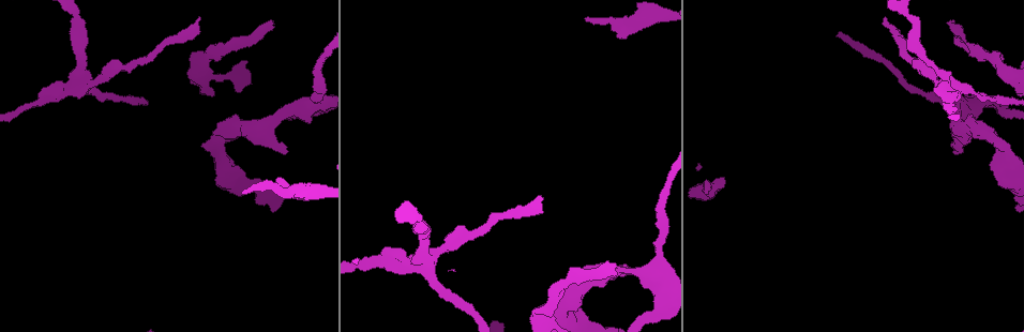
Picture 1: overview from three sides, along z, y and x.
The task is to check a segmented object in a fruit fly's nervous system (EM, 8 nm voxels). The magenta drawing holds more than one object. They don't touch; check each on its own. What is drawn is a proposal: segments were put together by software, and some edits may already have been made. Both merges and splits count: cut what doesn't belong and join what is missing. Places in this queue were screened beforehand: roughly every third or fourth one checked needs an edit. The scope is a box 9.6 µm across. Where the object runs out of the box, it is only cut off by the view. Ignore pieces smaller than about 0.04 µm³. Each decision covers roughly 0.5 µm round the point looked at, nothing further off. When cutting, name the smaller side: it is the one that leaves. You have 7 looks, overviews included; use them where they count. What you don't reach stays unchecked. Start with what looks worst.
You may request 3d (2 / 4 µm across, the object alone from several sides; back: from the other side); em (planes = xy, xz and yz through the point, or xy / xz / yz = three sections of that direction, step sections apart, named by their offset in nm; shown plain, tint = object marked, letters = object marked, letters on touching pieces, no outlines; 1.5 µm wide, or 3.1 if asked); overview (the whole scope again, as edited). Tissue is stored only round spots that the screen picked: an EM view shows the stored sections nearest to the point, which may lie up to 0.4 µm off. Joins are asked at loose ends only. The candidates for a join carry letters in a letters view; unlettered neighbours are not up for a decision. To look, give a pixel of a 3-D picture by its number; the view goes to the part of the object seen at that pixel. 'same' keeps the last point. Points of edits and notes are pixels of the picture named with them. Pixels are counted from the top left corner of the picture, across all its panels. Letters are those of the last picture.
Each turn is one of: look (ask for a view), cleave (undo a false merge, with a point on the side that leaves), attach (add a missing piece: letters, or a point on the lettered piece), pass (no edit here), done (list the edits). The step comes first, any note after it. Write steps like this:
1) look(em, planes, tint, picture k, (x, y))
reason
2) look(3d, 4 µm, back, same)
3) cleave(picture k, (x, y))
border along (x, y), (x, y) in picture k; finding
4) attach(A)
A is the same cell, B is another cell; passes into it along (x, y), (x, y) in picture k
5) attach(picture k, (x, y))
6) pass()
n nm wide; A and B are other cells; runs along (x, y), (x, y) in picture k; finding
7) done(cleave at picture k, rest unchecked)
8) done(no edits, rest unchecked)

look(3d, 2 µm, back, picture 1, (267, 22))
end of a long branch

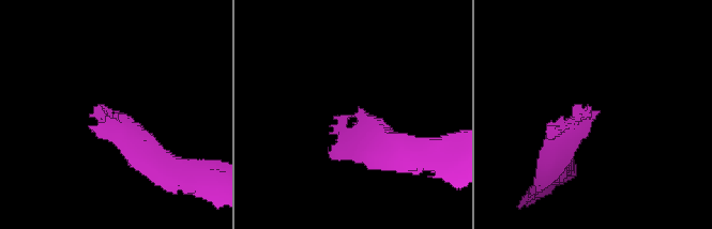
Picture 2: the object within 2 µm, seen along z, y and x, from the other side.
look(em, xz, step 4, tint, picture 2, (348, 116))

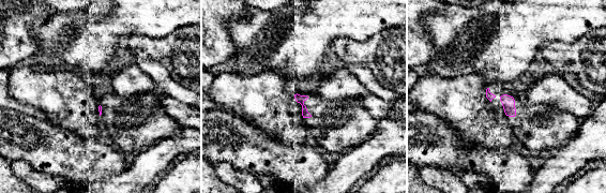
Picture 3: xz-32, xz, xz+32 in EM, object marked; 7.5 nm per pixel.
look(em, planes, letters, same)
cut it another way

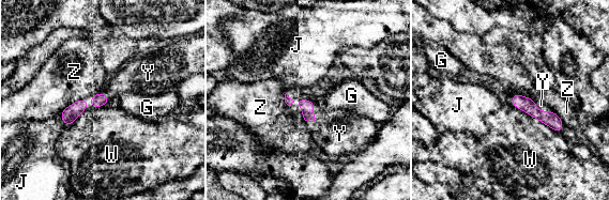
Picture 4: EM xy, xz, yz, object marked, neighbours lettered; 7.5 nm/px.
attach(Y)
Y is the same cell, G, J, W and Z are other cells; the cell continues

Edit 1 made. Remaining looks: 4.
look(em, xz, step 8, tint, picture 1, (285, 153))

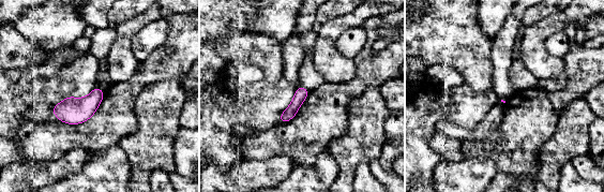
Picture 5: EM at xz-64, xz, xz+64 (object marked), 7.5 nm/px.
look(em, planes, letters, same)

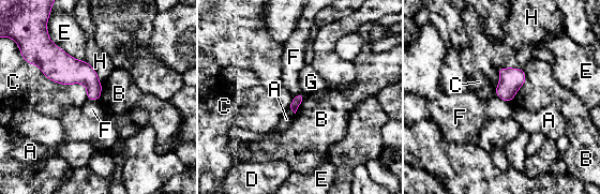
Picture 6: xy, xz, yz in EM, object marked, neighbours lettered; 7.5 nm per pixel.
pass()
A, B, C, D, E, F, G and H are other cells; border along (524, 70), (525, 83), (509, 102) in picture 6; none of them fits

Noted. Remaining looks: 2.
look(em, planes, plain, picture 1, (722, 178))

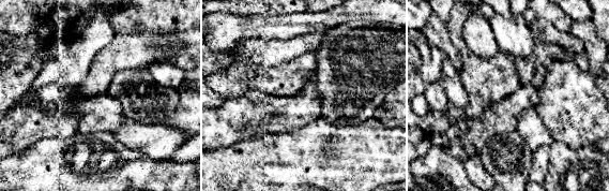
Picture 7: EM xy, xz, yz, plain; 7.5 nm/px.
look(em, planes, letters, same)

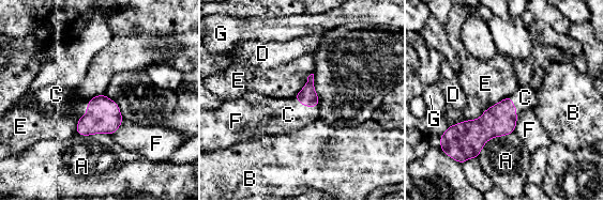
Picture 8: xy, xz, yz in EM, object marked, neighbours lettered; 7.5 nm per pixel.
attach(C)
C is the same cell, A, B, D, E, F and G are other cells; passes into it along (307, 96), (306, 106), (288, 114) in picture 8; the cell continues

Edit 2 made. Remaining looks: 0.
done(attach at picture 4, attach at picture 8, rest unchecked)

